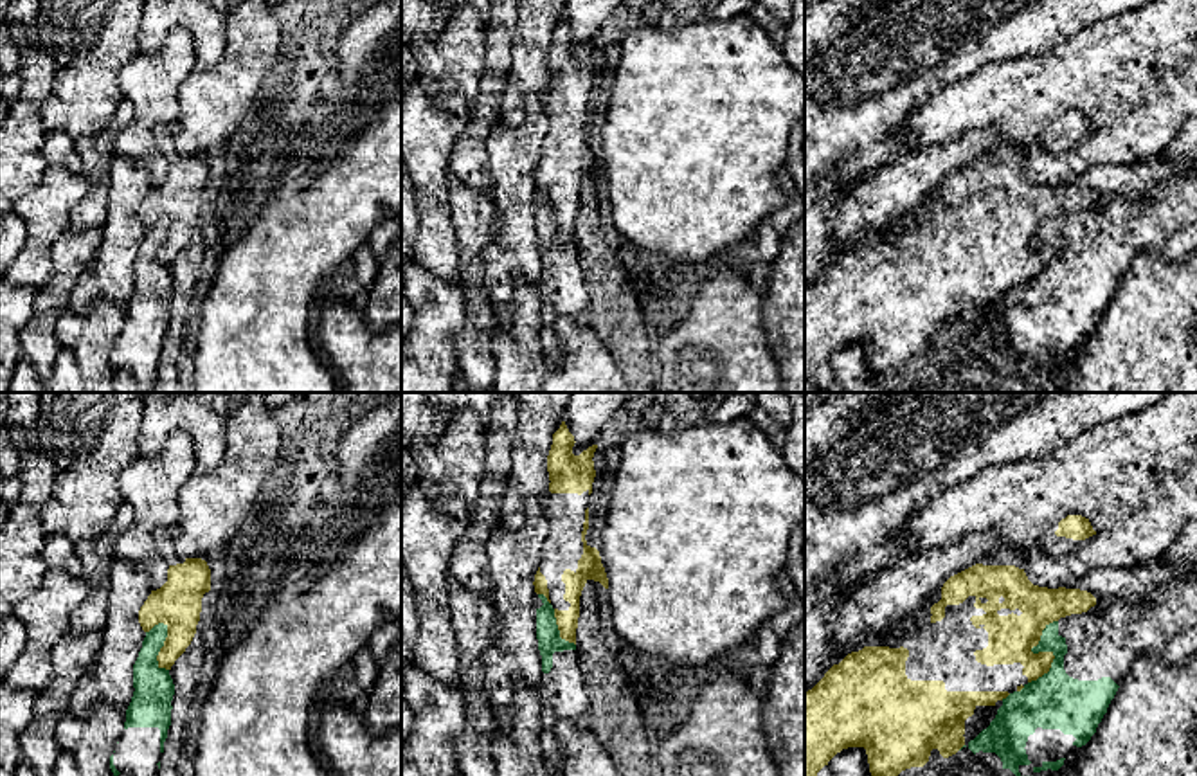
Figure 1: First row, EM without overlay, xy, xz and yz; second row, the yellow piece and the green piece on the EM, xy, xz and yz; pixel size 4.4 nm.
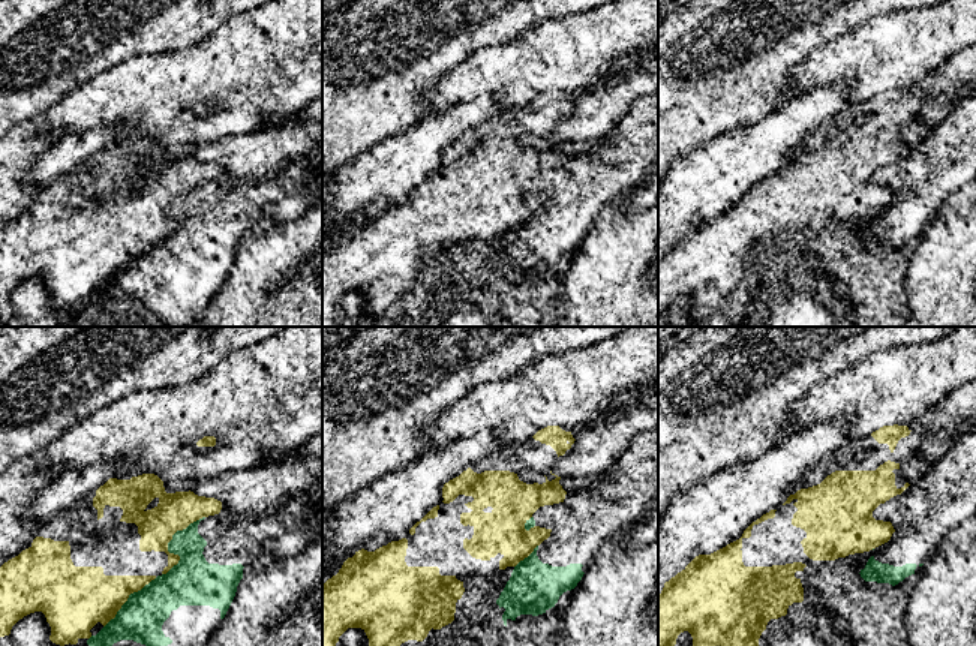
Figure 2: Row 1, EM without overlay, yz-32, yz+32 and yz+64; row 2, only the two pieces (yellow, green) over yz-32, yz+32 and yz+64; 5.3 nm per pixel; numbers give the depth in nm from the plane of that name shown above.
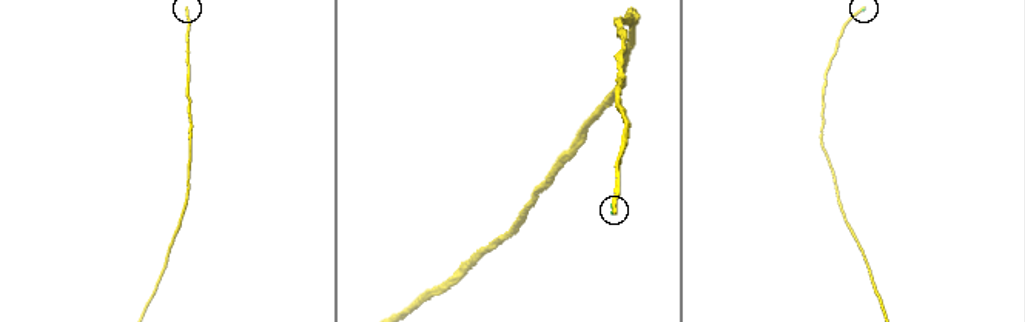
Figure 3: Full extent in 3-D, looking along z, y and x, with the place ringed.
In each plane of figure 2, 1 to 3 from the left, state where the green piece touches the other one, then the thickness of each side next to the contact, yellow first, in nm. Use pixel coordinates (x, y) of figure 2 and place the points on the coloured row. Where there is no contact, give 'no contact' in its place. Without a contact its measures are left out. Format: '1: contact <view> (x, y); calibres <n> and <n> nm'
1: contact yz-32 (168, 541); calibres 200 and 240 nm
2: contact yz+32 (526, 556); calibres 240 and 280 nm
3: no contact

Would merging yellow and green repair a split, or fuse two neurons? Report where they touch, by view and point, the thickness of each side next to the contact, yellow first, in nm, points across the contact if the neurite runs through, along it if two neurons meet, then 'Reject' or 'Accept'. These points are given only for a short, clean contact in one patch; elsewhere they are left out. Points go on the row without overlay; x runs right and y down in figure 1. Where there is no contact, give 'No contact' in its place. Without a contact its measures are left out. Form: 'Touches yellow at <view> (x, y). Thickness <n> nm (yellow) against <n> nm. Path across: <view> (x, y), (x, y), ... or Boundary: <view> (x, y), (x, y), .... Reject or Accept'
Touches yellow at yz (1043, 249). Thickness 200 nm (yellow) against 260 nm. Reject

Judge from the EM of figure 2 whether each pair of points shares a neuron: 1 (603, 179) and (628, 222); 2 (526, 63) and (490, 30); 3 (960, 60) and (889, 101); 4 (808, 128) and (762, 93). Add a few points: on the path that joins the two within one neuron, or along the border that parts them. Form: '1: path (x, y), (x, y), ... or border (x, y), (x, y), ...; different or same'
1: border (642, 185), (609, 201); different
2: border (534, 24), (517, 36), (482, 47), (471, 56); different
3: path (942, 78), (913, 101), (907, 101); same
4: border (790, 96), (774, 111), (748, 123); different

